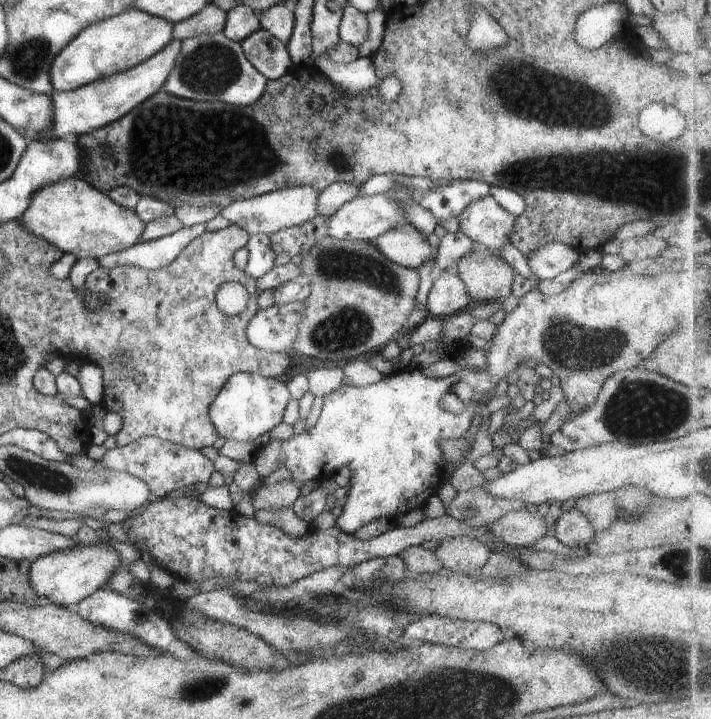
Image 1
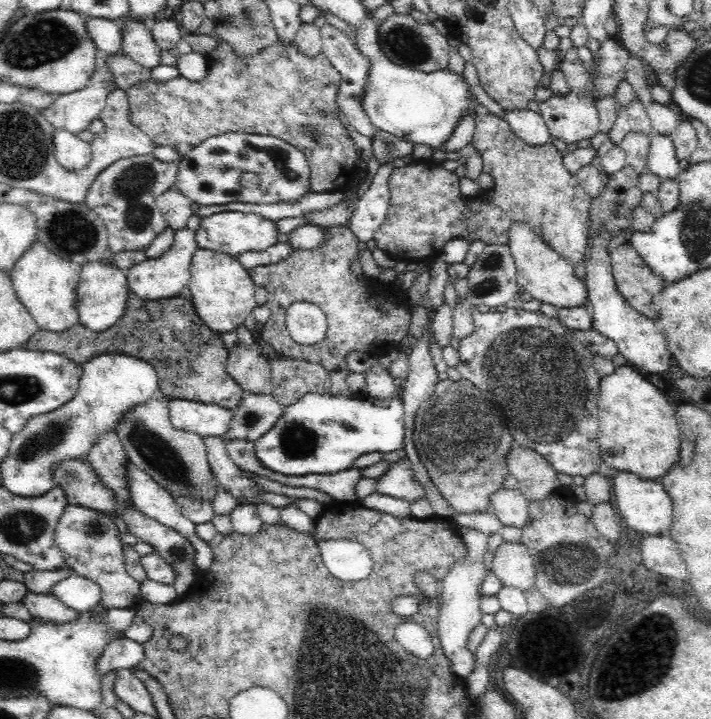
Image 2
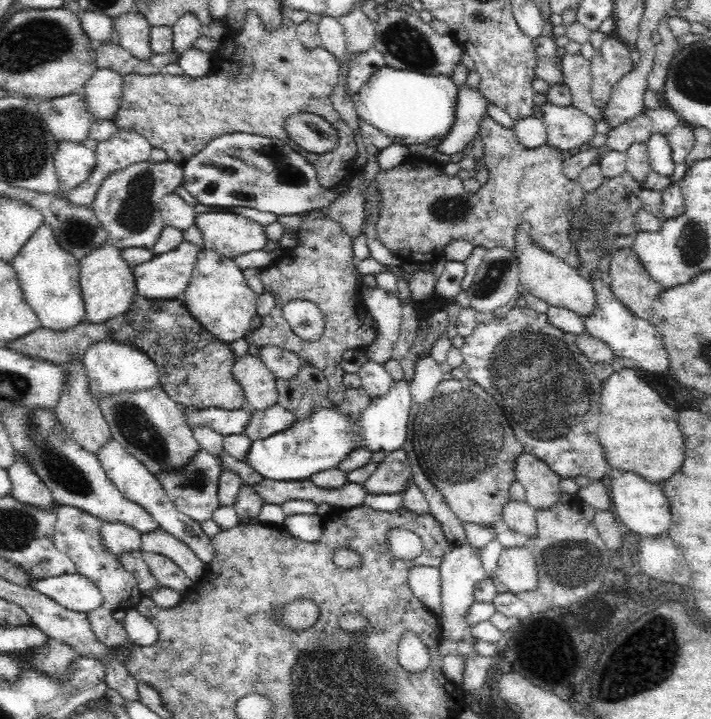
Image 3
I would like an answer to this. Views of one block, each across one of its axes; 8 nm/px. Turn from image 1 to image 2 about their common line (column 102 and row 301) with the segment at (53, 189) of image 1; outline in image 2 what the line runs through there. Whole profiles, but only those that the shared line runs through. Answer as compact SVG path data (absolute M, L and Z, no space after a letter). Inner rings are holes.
M197 248L190 262L190 292L196 314L218 334L236 331L236 327L250 321L251 312L257 307L255 283L236 256Z

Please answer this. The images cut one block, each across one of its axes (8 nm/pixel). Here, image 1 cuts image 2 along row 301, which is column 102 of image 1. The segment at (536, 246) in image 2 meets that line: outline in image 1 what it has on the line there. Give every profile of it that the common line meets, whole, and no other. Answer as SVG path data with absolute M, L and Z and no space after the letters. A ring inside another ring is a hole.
M97 539L95 544L89 544L89 546L77 543L73 548L39 556L37 560L30 563L27 580L31 583L31 590L35 590L37 596L47 598L57 606L66 607L79 602L103 586L109 580L109 576L120 568L119 564L121 564L121 558L111 548L111 544Z

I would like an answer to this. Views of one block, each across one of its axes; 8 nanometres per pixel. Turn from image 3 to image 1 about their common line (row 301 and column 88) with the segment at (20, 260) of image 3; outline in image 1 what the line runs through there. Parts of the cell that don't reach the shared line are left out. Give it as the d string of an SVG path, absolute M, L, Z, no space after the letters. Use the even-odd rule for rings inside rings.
M129 8L117 16L83 28L53 58L49 82L55 92L69 92L97 78L117 74L147 60L171 40L173 23L159 16Z

